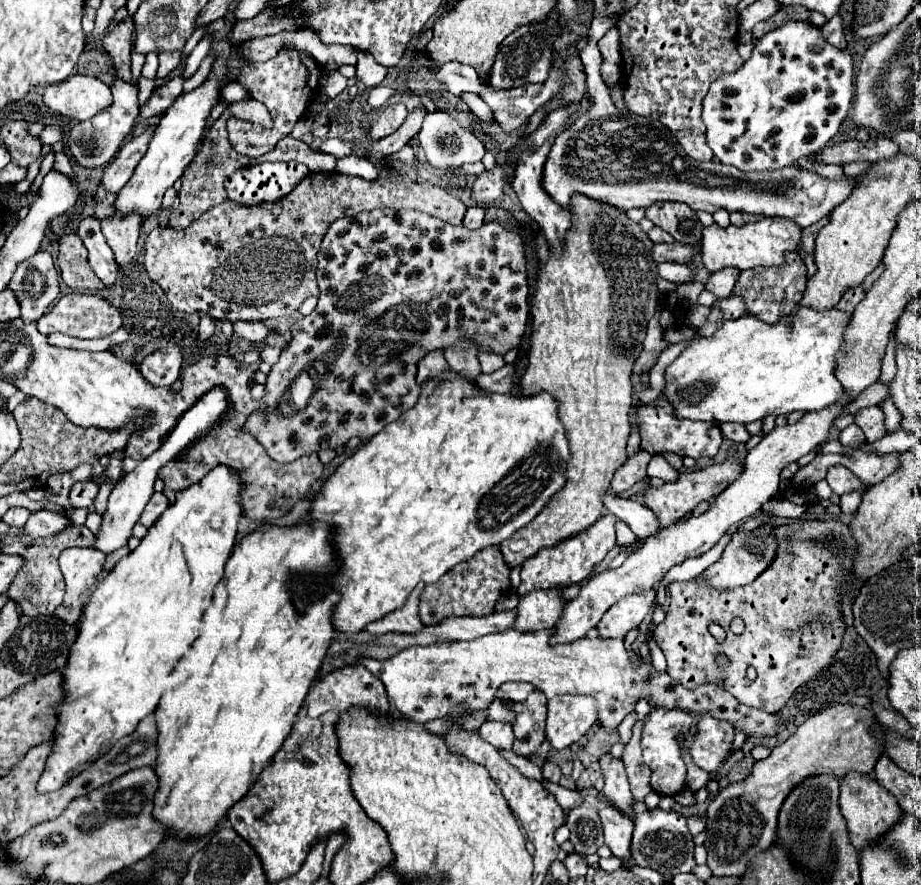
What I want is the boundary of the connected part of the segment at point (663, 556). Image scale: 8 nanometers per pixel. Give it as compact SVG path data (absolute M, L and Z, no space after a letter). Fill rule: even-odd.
M845 401L835 403L823 411L805 413L805 417L801 421L797 421L795 425L775 427L769 435L765 435L761 439L761 443L749 451L749 455L743 463L741 475L723 493L719 493L715 497L715 501L711 501L711 505L705 513L701 513L699 517L687 517L687 519L673 523L669 529L663 529L657 537L649 537L649 541L645 541L643 547L637 553L633 553L621 567L607 569L601 575L597 575L595 579L589 579L581 587L581 593L567 603L567 607L561 615L561 623L557 625L557 635L551 639L551 643L571 643L571 641L585 637L587 631L593 629L597 625L597 621L601 621L605 611L613 603L617 603L623 595L653 589L667 575L667 571L673 565L683 563L685 559L703 555L729 529L733 529L741 521L745 521L751 515L755 515L757 511L761 511L761 505L779 491L779 479L781 479L783 467L789 465L791 461L797 461L799 457L803 457L811 449L815 449L819 443L823 443L827 439L833 419L843 411L843 407L845 407Z

